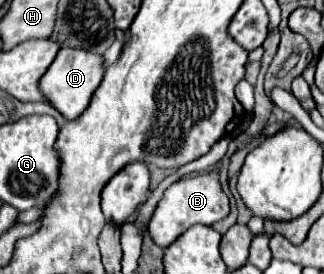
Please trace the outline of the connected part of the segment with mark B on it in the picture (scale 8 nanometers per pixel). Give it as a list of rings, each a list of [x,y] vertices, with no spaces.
[[[211,171],[205,175],[195,175],[195,177],[175,181],[171,187],[167,187],[161,201],[157,203],[157,209],[149,221],[147,231],[153,239],[153,243],[157,243],[159,247],[165,249],[179,235],[183,235],[189,227],[193,227],[193,225],[207,225],[209,227],[209,225],[225,219],[227,215],[229,215],[229,199],[219,187],[217,173]]]

